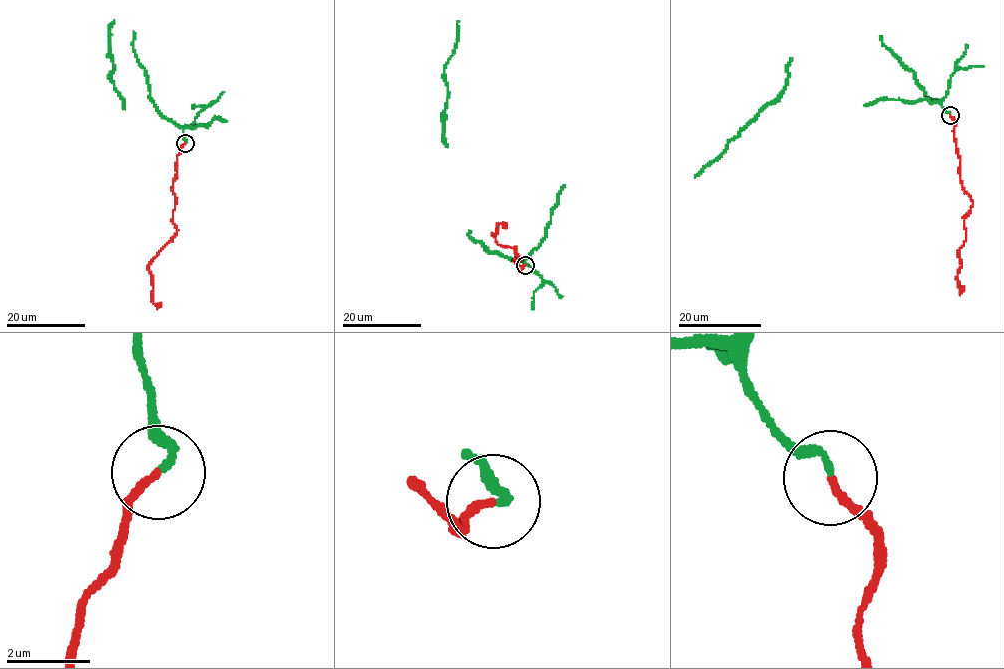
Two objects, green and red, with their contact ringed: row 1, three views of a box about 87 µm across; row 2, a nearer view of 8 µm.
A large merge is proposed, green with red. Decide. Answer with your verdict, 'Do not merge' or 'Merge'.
Merge

